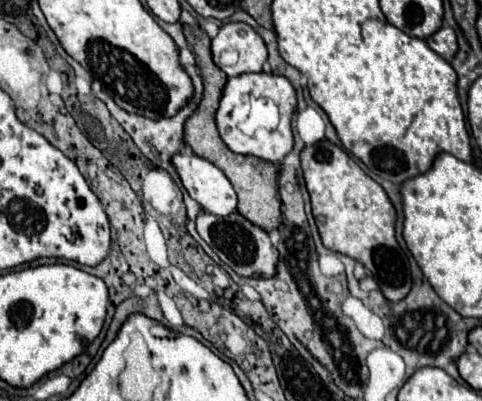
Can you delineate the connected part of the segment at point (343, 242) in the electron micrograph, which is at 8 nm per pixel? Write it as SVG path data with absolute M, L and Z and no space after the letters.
M327 140L307 146L301 152L301 168L325 248L361 262L373 274L387 300L403 300L411 290L411 272L407 256L395 238L397 212L385 190L343 148Z

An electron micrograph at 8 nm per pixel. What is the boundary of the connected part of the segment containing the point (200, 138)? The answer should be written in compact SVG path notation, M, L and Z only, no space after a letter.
M197 30L193 32L193 38L189 42L189 46L193 48L195 56L197 56L197 66L203 72L203 82L205 82L205 94L203 100L197 108L197 112L187 120L185 124L185 144L191 146L191 150L209 160L211 164L215 164L219 170L223 170L223 174L229 178L229 182L233 184L237 198L239 198L239 206L237 212L247 218L249 222L253 222L255 226L263 228L265 232L271 232L275 228L279 228L281 224L281 200L277 196L277 176L279 176L279 166L261 160L257 156L243 156L243 154L235 154L227 148L227 144L221 140L217 124L215 124L215 112L219 108L219 100L223 96L223 88L227 84L227 74L215 66L213 56L211 56L211 38L205 34L205 30Z

